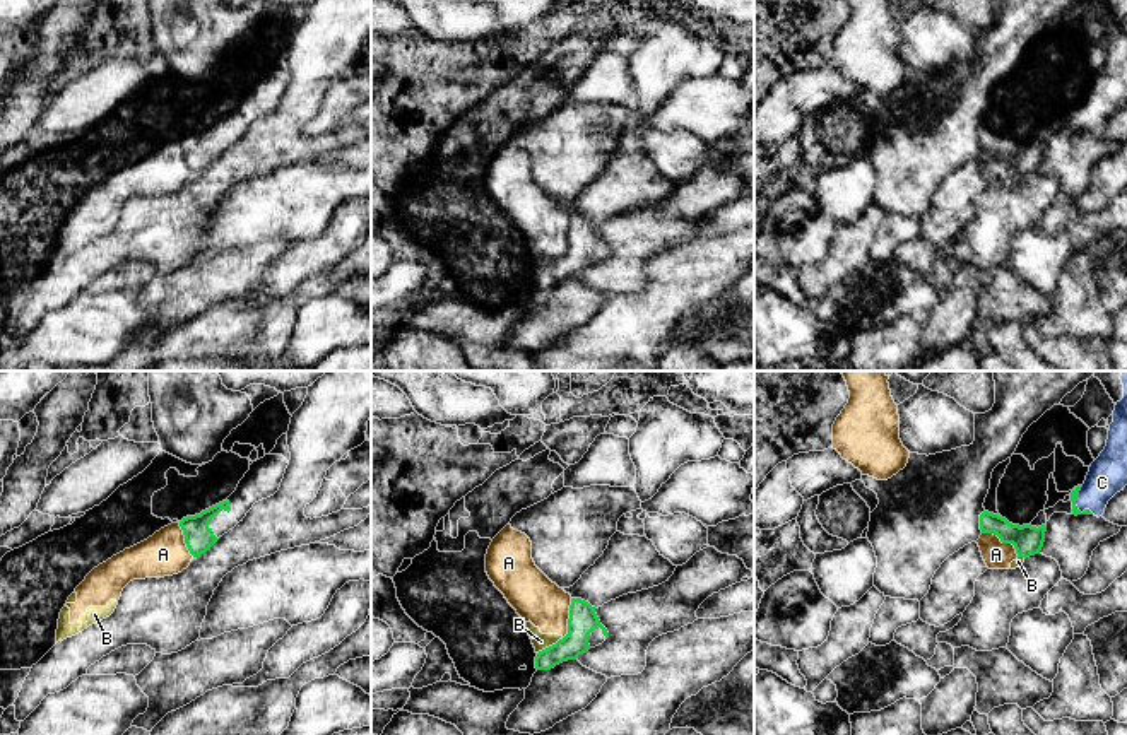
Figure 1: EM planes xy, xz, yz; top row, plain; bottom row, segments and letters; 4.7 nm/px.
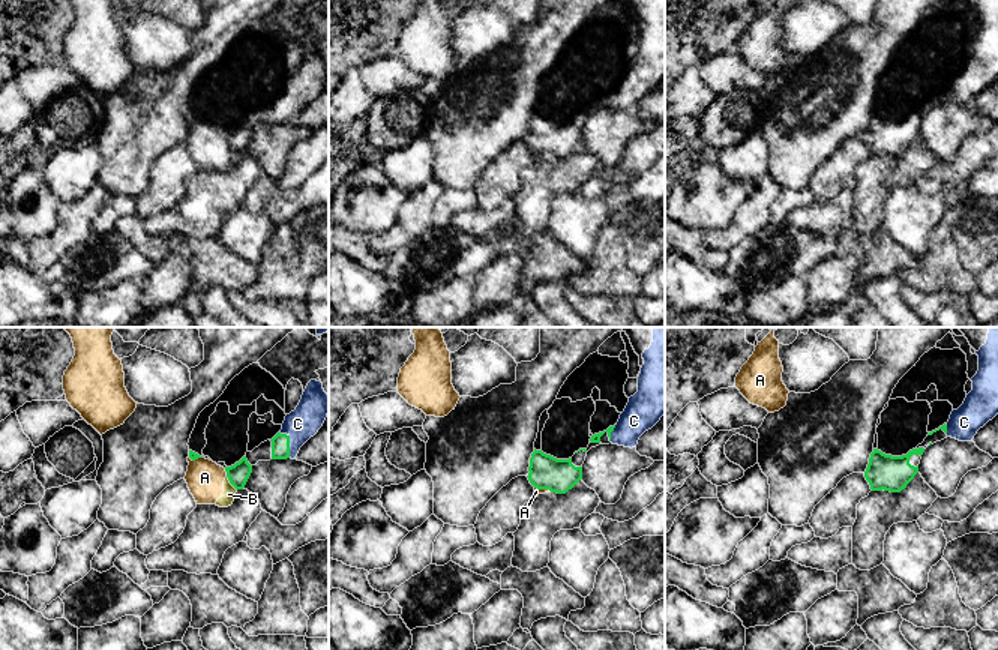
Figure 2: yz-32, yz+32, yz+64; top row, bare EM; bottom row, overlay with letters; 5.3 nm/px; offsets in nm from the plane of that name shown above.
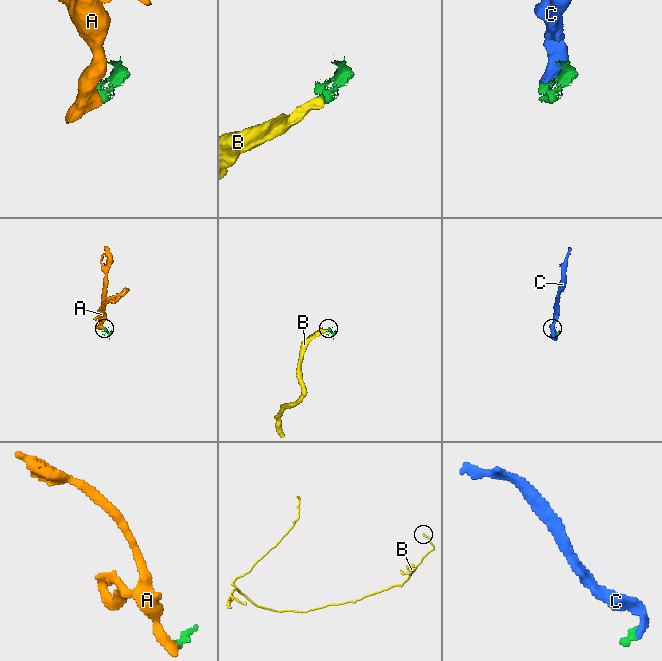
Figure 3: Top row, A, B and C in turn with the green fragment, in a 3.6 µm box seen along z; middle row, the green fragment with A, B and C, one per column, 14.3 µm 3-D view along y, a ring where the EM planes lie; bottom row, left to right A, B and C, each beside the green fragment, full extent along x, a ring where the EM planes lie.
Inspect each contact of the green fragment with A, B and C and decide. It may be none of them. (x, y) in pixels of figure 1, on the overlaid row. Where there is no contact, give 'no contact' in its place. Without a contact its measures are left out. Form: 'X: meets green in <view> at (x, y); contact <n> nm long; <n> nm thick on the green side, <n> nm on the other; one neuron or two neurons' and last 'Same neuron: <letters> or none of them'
A: meets green in yz at (1003, 542); contact 200 nm long; 140 nm thick on the green side, 130 nm on the other; two neurons
B: meets green in xz at (549, 646); contact 150 nm long; 130 nm thick on the green side, 80 nm on the other; two neurons
C: meets green in yz at (1074, 505); contact 150 nm long; 40 nm thick on the green side, 180 nm on the other; one neuron
Same neuron: C

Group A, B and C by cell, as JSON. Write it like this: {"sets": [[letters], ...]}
{"sets": [["A", "B"], ["C"]]}

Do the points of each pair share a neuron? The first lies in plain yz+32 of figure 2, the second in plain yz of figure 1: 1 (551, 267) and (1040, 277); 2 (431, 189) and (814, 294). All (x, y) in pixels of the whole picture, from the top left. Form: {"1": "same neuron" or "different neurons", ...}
{"1": "different neurons", "2": "same neuron"}

